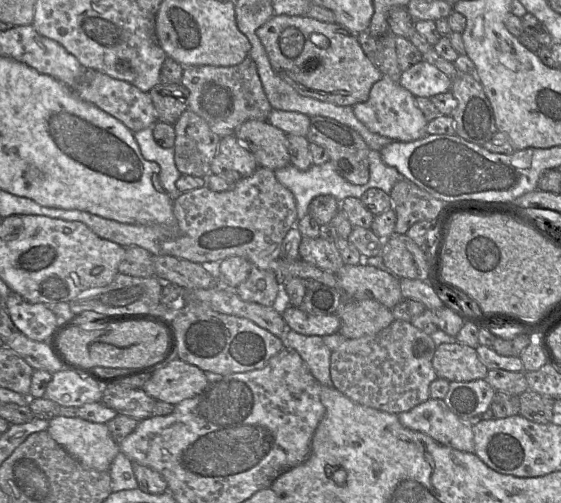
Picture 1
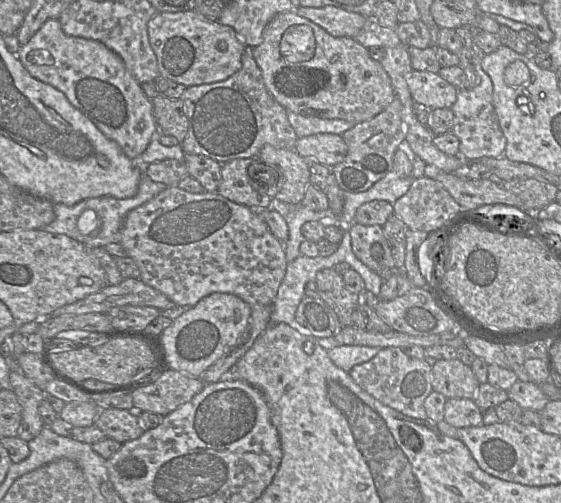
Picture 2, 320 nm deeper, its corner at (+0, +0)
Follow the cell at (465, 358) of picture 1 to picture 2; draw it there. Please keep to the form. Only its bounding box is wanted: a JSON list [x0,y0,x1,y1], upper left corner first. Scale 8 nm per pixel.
[432,359,480,399]

